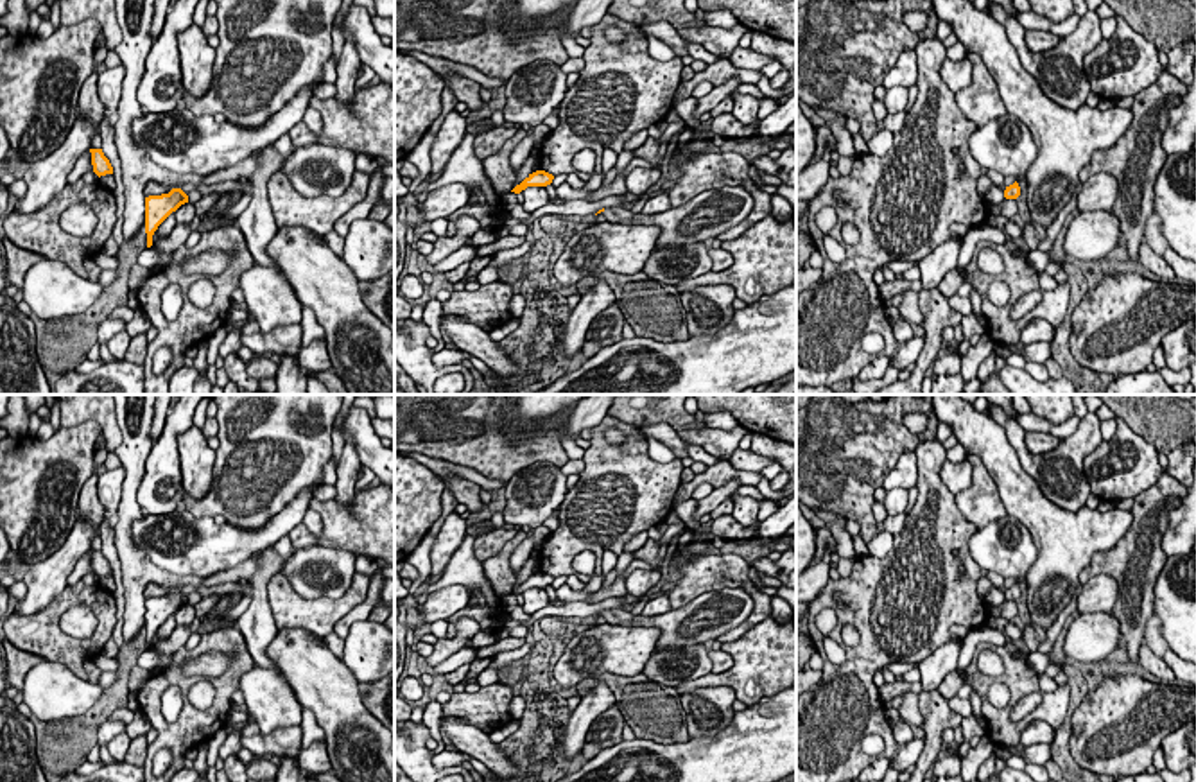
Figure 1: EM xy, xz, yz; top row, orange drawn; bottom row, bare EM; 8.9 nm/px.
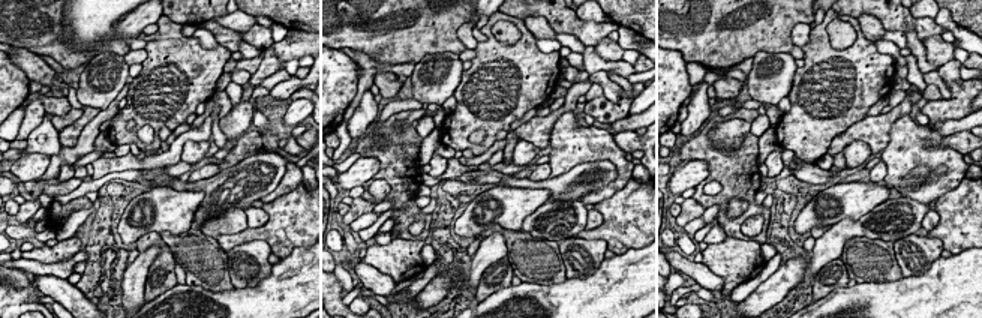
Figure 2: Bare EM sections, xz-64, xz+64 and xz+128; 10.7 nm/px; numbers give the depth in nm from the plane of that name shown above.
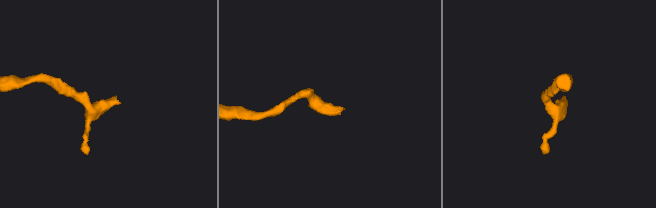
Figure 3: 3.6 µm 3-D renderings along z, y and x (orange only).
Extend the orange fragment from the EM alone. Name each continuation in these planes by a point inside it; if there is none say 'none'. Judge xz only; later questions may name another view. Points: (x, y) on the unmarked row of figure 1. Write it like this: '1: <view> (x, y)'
1: xz (709, 616)

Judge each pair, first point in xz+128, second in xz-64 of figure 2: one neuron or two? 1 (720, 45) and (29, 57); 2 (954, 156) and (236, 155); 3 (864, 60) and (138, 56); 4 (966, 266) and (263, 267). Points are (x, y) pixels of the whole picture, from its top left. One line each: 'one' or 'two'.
1: two
2: one
3: two
4: two

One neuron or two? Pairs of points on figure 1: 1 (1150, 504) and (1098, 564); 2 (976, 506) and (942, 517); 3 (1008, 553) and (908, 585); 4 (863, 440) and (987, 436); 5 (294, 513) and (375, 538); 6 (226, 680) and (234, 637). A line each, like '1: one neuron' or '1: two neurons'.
1: one neuron
2: two neurons
3: two neurons
4: two neurons
5: two neurons
6: one neuron

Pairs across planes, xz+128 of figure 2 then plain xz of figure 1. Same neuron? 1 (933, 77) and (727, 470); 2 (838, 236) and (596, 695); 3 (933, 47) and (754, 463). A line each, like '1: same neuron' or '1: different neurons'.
1: different neurons
2: same neuron
3: same neuron

